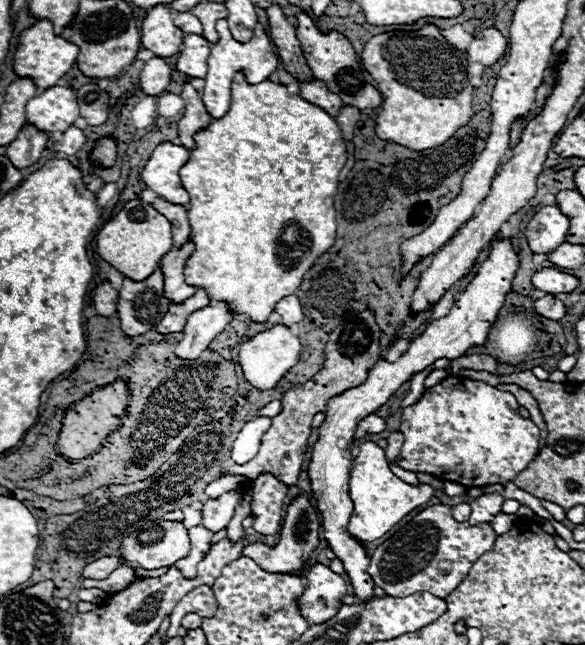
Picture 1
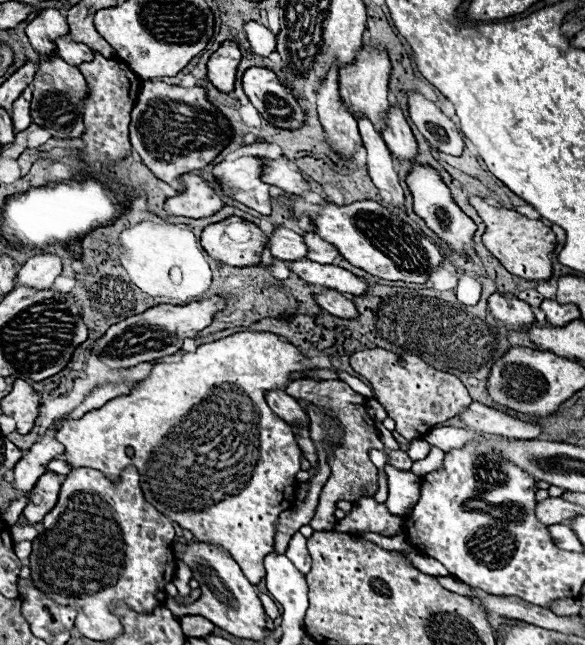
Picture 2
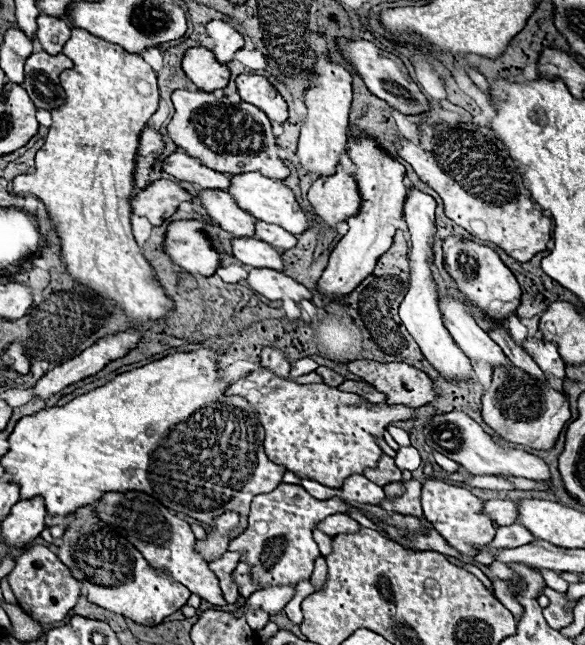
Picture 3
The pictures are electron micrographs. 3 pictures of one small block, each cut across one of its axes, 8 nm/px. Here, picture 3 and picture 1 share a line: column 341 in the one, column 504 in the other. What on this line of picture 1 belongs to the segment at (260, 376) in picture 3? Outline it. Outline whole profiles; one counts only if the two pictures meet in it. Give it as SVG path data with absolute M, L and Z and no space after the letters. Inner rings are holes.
M448 376L440 384L428 388L414 406L402 410L398 432L404 434L404 444L400 450L398 466L410 472L434 474L442 480L458 482L468 488L488 484L506 486L508 482L514 482L514 476L518 476L518 472L522 472L530 460L534 460L540 440L540 428L530 418L522 418L518 408L520 406L510 392L498 390L486 382Z

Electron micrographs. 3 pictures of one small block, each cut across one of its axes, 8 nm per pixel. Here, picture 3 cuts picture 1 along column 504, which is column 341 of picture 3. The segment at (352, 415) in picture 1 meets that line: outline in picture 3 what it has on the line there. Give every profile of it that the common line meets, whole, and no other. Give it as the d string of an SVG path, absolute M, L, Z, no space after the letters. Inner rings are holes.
M348 132L346 154L356 168L356 182L362 202L358 214L348 220L348 232L332 250L330 262L318 280L318 290L332 300L338 300L354 290L362 278L374 270L376 260L390 248L392 236L398 230L398 222L402 218L402 200L406 196L404 166L384 148L380 148L378 140L368 136L352 136Z

